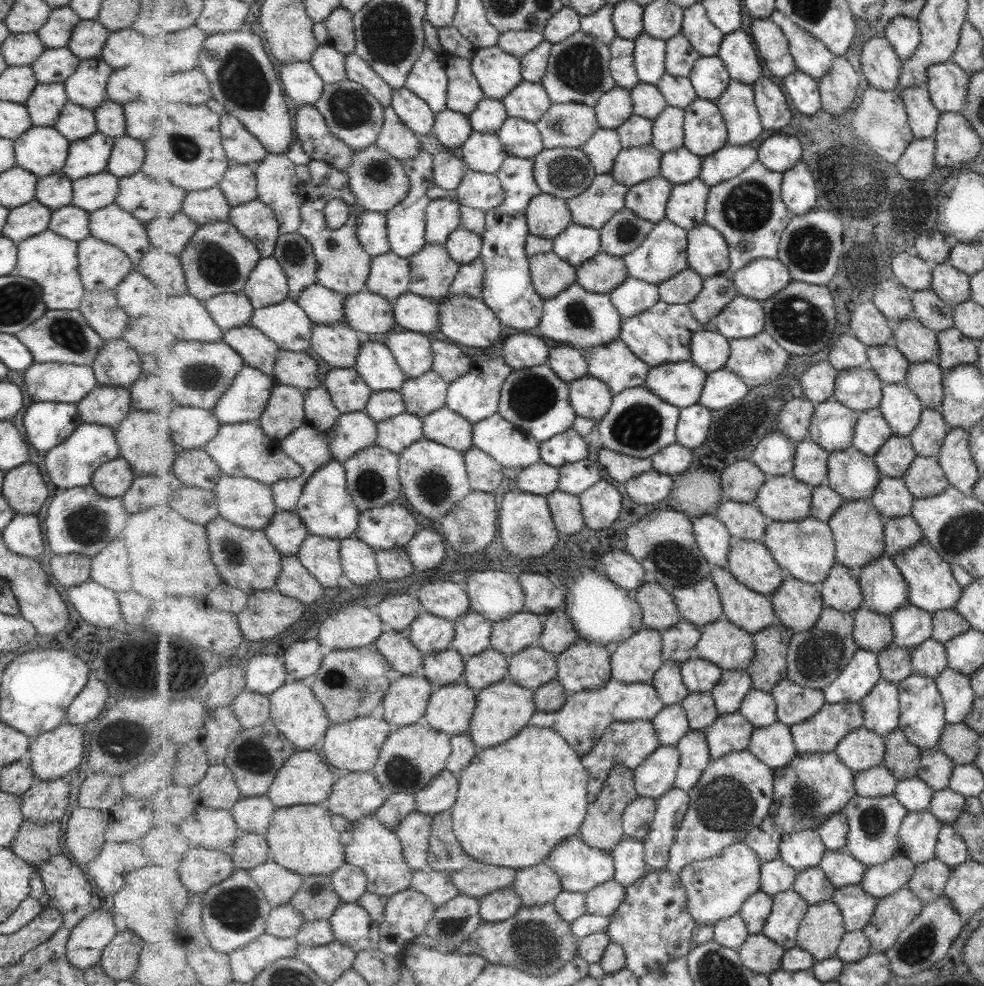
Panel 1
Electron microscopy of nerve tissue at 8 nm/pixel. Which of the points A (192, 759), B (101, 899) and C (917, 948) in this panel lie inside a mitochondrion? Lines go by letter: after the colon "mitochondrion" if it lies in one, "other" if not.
A: other
B: other
C: mitochondrion

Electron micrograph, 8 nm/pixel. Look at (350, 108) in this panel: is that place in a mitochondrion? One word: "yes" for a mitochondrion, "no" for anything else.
yes

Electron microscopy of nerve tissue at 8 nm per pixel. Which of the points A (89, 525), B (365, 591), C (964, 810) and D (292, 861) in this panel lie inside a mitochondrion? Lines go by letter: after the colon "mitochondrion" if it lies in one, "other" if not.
A: mitochondrion
B: other
C: other
D: other

